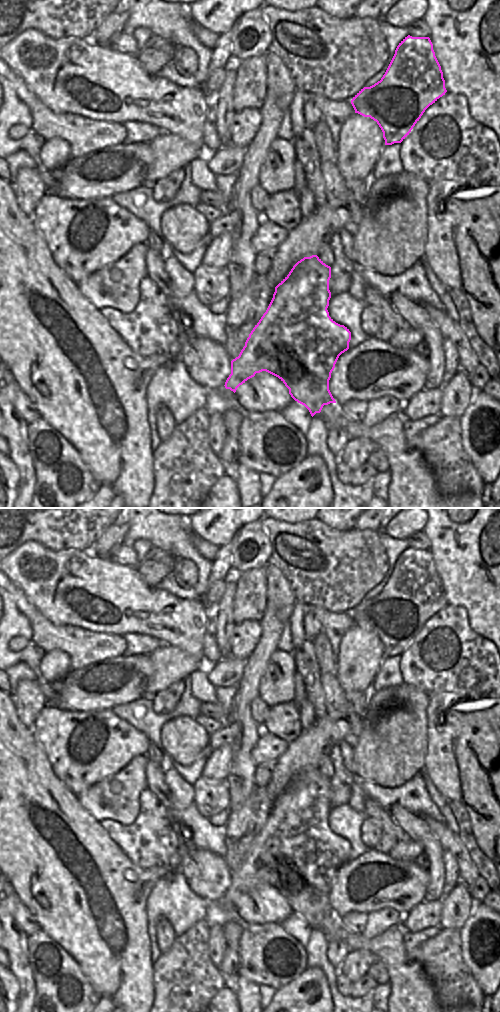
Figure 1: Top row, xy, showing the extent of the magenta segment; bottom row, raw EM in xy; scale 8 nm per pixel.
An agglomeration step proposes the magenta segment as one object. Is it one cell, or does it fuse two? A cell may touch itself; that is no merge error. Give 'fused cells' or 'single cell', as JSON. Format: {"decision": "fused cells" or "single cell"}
{"decision": "fused cells"}

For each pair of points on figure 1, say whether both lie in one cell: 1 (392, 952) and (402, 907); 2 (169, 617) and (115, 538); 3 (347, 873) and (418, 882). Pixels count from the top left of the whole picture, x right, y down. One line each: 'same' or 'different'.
1: different
2: different
3: same

